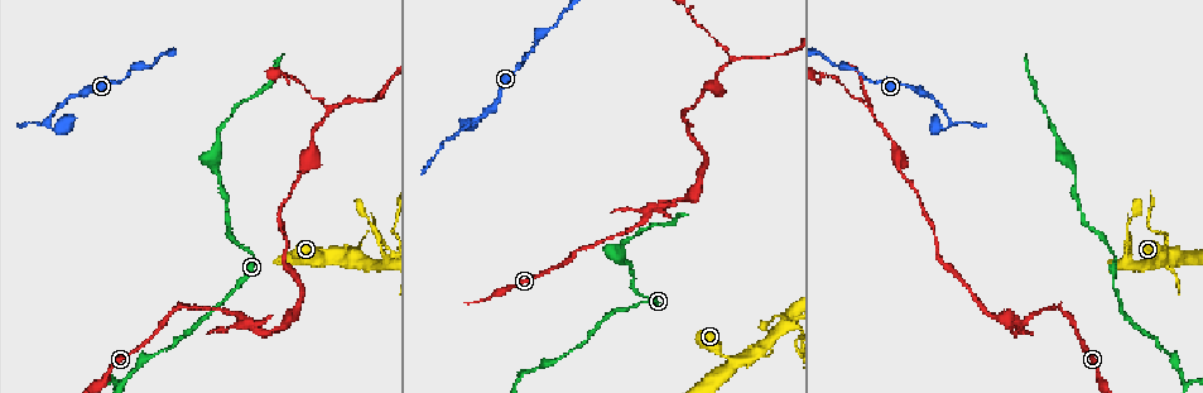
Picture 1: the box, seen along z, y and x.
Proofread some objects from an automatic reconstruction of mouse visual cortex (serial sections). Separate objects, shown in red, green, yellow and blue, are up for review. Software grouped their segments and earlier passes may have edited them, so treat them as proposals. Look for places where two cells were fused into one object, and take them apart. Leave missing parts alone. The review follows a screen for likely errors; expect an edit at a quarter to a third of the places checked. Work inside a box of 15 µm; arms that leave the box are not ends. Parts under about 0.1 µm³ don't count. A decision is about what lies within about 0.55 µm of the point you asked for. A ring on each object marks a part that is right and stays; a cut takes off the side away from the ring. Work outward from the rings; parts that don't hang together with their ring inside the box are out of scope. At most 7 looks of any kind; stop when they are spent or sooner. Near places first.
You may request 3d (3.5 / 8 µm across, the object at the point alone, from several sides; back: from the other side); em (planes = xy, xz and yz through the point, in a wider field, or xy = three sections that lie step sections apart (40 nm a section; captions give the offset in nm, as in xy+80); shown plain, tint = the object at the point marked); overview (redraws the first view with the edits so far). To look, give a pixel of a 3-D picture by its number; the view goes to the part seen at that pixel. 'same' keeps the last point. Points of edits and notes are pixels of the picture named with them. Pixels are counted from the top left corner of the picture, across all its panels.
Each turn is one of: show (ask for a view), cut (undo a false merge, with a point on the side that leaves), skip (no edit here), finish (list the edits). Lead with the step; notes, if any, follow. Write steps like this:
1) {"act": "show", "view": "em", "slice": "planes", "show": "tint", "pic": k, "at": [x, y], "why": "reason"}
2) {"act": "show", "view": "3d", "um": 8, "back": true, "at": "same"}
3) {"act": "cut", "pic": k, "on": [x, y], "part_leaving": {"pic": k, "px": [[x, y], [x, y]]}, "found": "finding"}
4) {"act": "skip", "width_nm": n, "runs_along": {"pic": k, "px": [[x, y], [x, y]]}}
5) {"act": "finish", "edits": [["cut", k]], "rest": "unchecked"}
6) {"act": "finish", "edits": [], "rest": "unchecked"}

{"act": "show", "view": "3d", "um": 3.5, "pic": 1, "at": [735, 362], "why": "narrows sharply"}

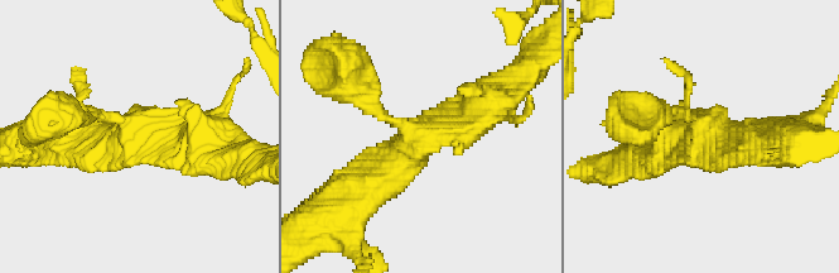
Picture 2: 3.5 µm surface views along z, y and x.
{"act": "show", "view": "em", "slice": "planes", "show": "tint", "pic": 2, "at": [416, 138], "why": "need the tissue"}

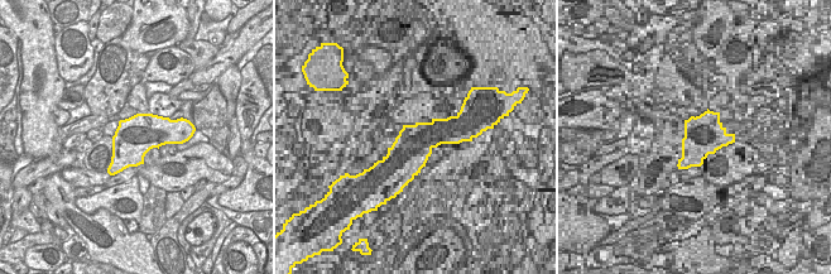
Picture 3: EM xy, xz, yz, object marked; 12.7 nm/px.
{"act": "skip", "width_nm": 500, "runs_along": {"pic": 2, "px": [[70, 115], [112, 115], [208, 143]]}, "found": "one cell here"}

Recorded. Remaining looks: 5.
{"act": "show", "view": "3d", "um": 3.5, "pic": 1, "at": [1021, 323], "why": "abrupt turn"}

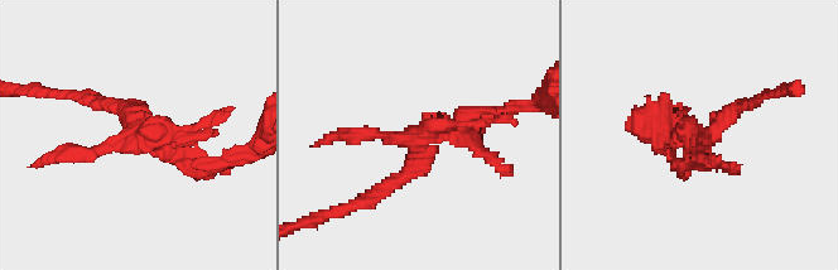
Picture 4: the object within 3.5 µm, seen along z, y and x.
{"act": "show", "view": "em", "slice": "xy", "step": 2, "show": "plain", "pic": 4, "at": [423, 137], "why": "now the EM"}

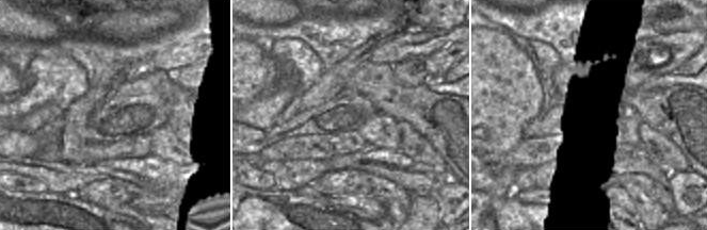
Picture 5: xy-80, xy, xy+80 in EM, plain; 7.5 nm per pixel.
{"act": "show", "view": "em", "slice": "xy", "step": 2, "show": "tint", "at": "same", "why": "where the object lies"}

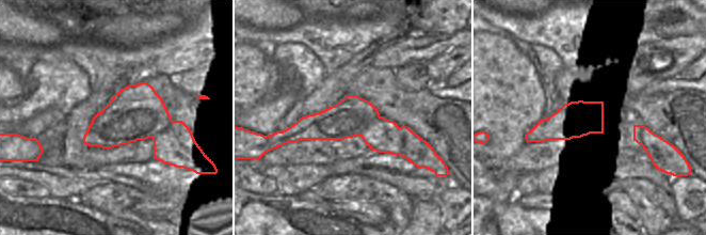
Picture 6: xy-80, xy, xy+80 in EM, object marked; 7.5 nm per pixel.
{"act": "cut", "pic": 4, "on": [367, 134], "found": "two cells meet here"}

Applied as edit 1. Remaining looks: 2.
{"act": "show", "view": "3d", "um": 3.5, "back": true, "pic": 1, "at": [1185, 384]}

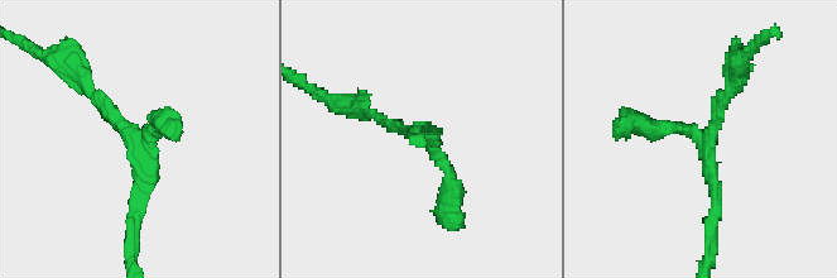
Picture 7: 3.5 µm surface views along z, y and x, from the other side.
{"act": "show", "view": "em", "slice": "xy", "step": 1, "show": "tint", "pic": 7, "at": [712, 132]}

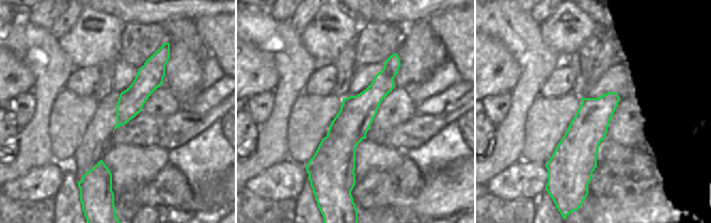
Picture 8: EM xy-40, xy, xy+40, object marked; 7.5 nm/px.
{"act": "skip", "runs_along": {"pic": 8, "px": [[395, 57], [346, 131], [347, 181]]}, "found": "continuous, no second cell"}

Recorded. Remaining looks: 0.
{"act": "finish", "edits": [["cut", 4]], "rest": "unchecked"}

